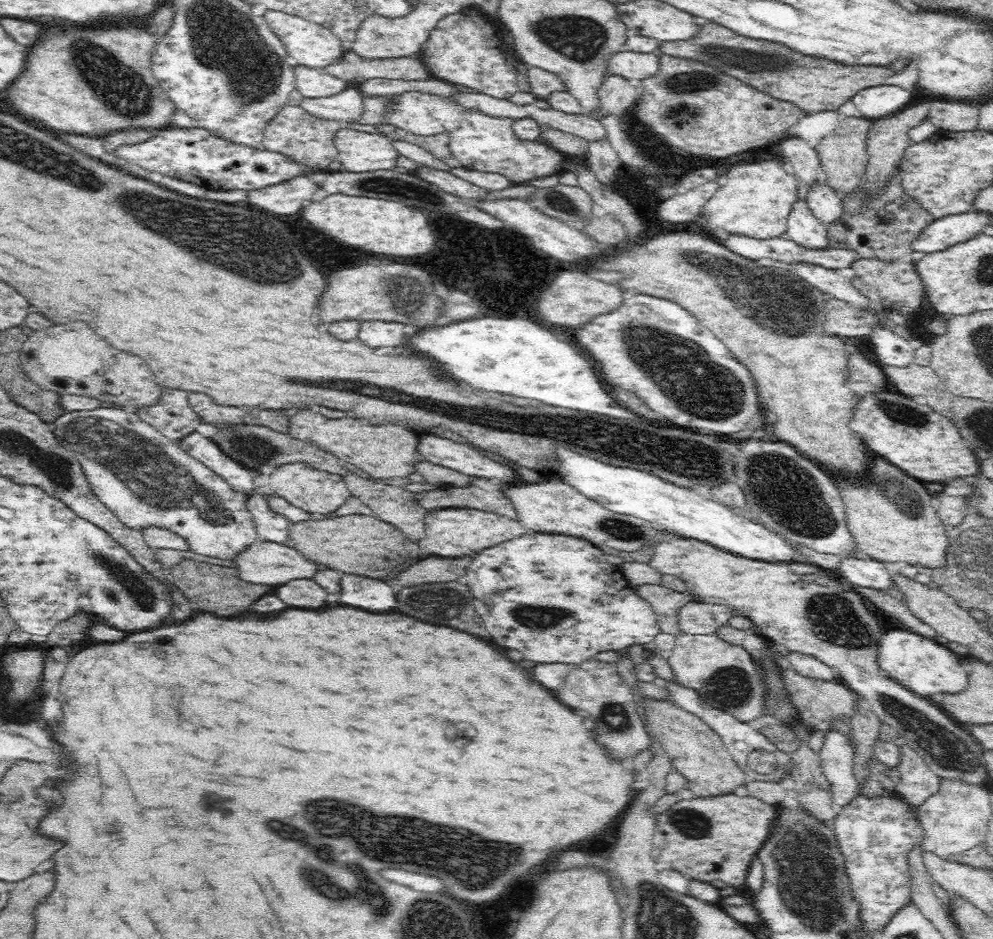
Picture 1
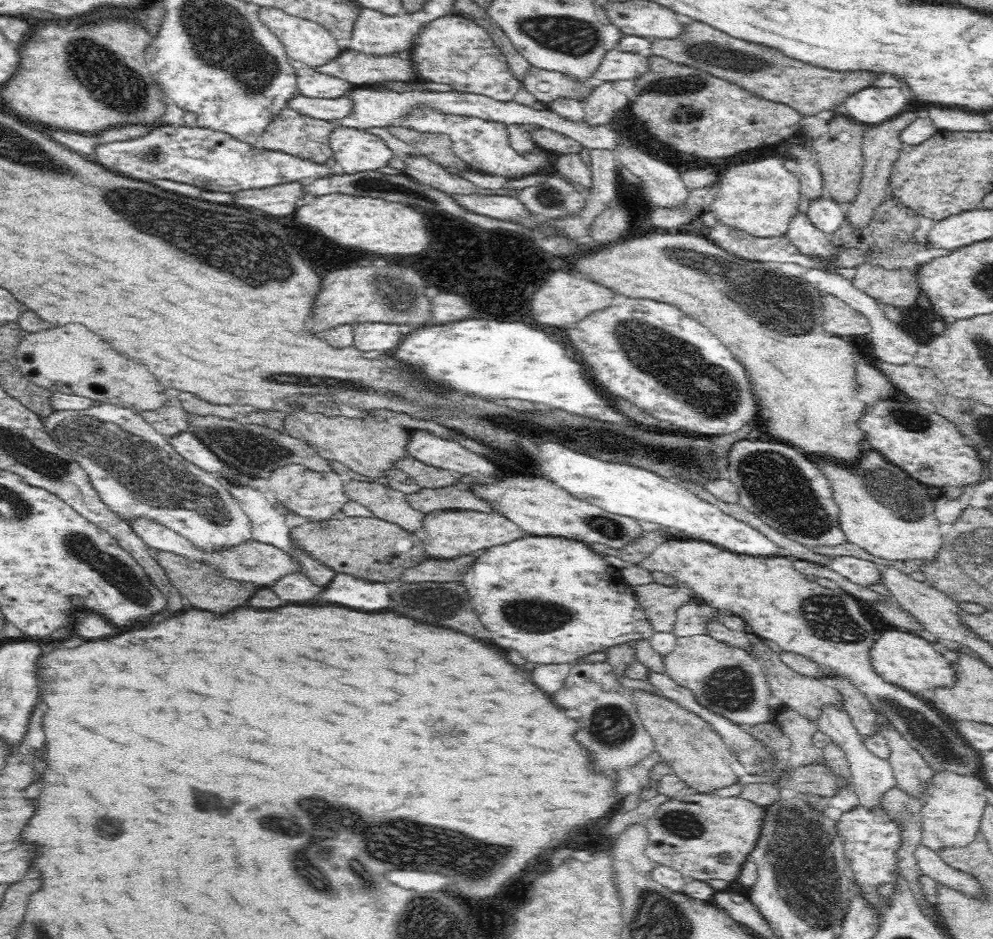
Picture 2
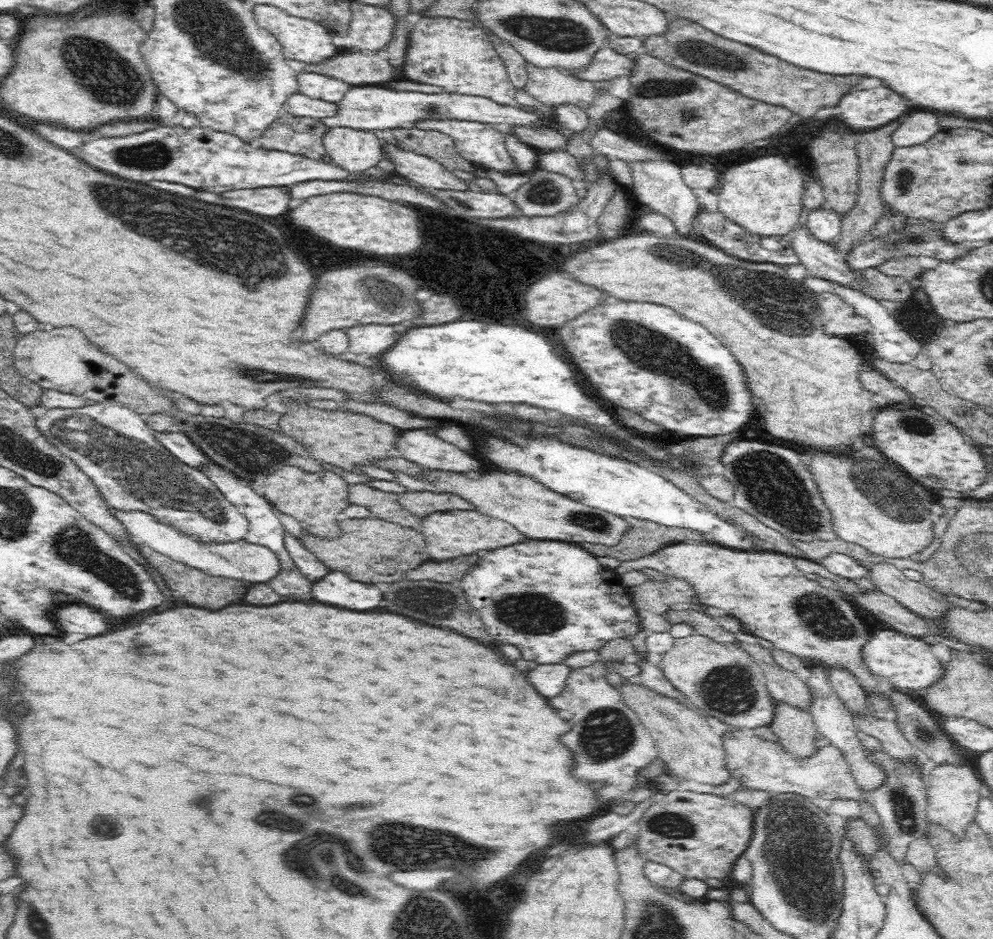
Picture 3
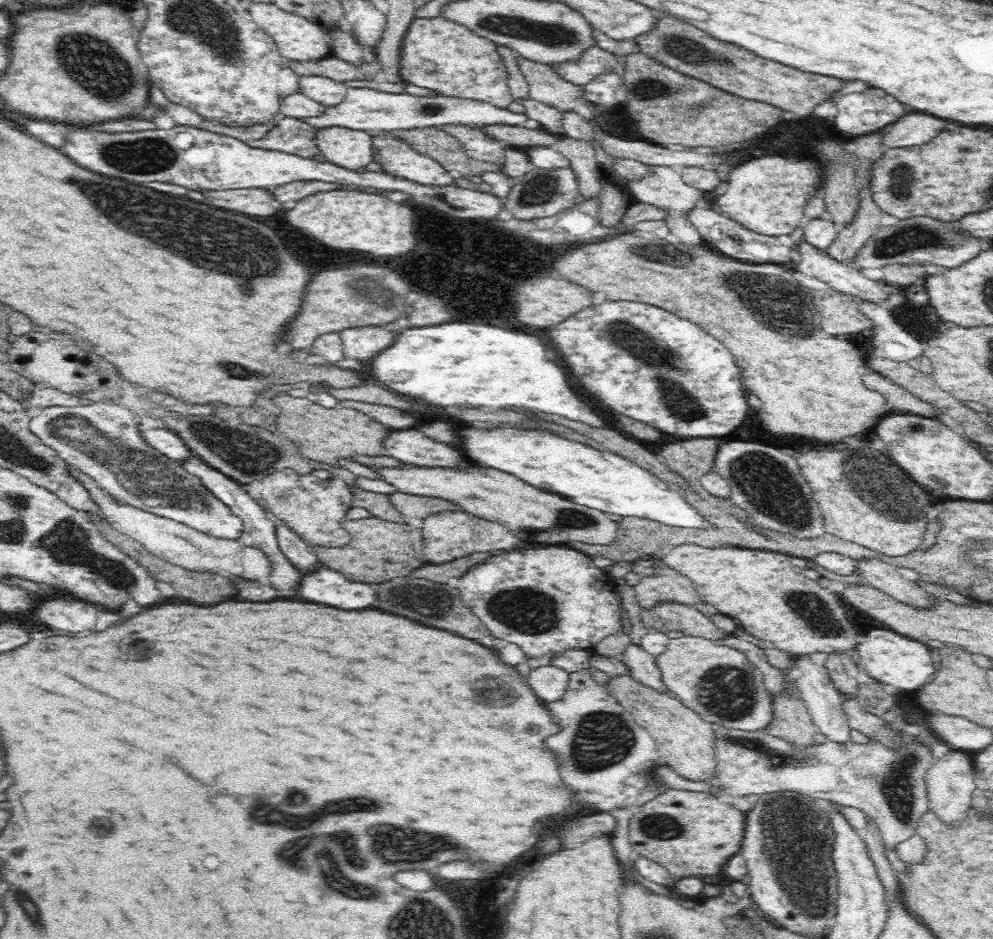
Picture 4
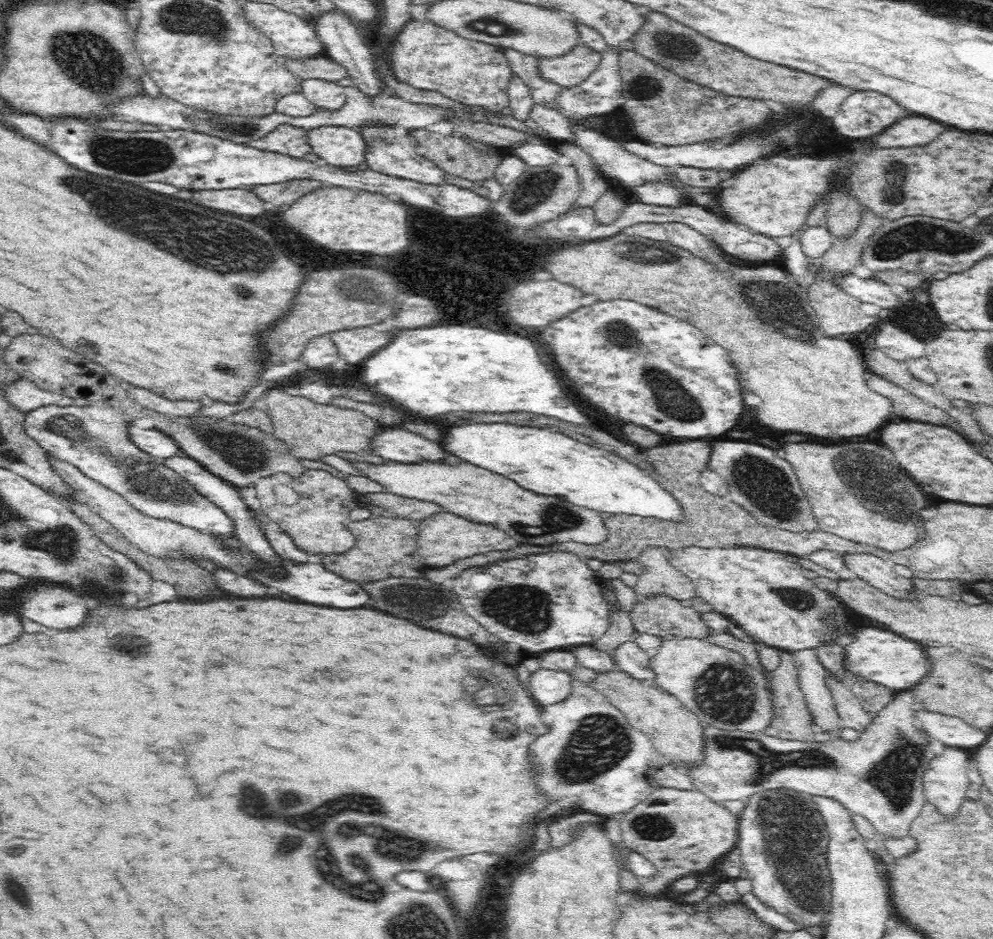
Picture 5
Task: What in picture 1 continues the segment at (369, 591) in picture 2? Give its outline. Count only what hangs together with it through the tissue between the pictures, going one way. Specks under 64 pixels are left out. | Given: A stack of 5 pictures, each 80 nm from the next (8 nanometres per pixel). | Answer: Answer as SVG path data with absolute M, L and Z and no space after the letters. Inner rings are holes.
M344 574L340 580L338 600L346 606L362 608L368 612L386 612L394 608L396 598L390 586L380 580L370 580L364 576Z

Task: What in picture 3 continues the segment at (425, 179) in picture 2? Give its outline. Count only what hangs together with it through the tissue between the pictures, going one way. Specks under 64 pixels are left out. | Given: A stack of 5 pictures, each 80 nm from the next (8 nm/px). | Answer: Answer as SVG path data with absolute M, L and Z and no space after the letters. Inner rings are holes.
M382 141L380 148L381 158L394 166L393 174L419 187L459 191L468 189L468 177L447 169L431 157L408 150L402 143Z

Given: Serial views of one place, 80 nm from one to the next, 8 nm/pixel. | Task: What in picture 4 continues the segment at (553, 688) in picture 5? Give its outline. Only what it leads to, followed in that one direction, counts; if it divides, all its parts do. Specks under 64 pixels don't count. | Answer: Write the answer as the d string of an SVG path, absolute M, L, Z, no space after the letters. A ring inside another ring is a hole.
M547 664L532 669L528 676L528 684L534 690L538 700L556 702L562 699L568 690L570 673L561 668L554 668Z

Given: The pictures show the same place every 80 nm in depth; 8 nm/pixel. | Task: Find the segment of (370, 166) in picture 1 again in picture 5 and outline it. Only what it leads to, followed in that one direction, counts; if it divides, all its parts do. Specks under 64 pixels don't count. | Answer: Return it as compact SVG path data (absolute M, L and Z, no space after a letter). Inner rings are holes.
M322 126L306 132L306 138L311 152L319 156L320 163L349 167L358 166L364 160L365 142L356 129L344 126Z

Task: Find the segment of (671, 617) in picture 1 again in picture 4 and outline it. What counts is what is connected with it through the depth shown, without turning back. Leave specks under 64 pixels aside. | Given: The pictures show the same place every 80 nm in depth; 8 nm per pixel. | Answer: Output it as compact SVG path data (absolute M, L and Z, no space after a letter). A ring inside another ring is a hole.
M652 555L646 557L648 565L654 569L652 576L643 576L641 583L636 584L636 599L641 607L659 602L678 602L693 605L700 601L693 582L680 572L673 570L663 562L663 558Z

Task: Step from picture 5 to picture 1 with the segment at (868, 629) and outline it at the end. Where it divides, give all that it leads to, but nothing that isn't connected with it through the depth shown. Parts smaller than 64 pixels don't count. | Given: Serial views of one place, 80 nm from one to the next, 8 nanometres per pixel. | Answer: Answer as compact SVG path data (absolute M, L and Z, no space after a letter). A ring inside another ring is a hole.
M896 628L883 634L878 644L876 664L886 678L905 686L918 696L935 693L960 692L968 674L962 667L962 658L934 639L924 638L905 628Z

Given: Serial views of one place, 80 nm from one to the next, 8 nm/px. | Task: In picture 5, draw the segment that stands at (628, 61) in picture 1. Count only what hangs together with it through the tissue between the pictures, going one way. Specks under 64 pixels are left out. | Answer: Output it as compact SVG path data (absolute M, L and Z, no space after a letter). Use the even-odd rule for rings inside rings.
M584 44L576 45L564 56L537 58L538 77L542 81L556 84L564 89L584 82L598 66L600 53Z

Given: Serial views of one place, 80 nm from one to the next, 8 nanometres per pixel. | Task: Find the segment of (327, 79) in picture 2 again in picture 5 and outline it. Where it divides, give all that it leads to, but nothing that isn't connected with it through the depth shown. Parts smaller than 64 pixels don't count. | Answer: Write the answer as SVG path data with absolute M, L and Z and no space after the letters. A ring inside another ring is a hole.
M306 80L300 82L302 94L315 106L316 110L338 112L346 104L344 87L336 83L320 80Z

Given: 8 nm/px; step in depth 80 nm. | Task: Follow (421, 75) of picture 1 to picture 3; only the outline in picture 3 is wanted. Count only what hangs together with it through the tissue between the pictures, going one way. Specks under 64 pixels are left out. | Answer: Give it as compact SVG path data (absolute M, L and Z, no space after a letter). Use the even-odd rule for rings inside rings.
M354 52L350 55L340 54L314 64L294 64L297 72L320 74L340 80L350 86L379 86L389 81L404 79L399 69L398 76L393 76L394 69L379 52L374 56Z

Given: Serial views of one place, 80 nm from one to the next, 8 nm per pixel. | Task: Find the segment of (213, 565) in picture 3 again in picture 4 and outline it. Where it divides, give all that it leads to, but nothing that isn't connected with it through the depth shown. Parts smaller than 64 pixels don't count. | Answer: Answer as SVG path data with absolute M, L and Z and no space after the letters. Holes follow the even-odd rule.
M66 464L65 472L85 488L89 499L97 506L99 513L109 523L112 523L118 532L139 542L150 554L190 570L208 571L226 576L242 577L248 580L268 579L271 573L269 562L267 562L264 553L257 548L242 546L238 540L216 538L199 532L185 524L150 514L141 508L123 502L123 500L120 503L116 496L104 491L104 488L100 487L100 484L96 483L96 480L92 479L91 476L88 476L88 473L76 469L71 464Z

